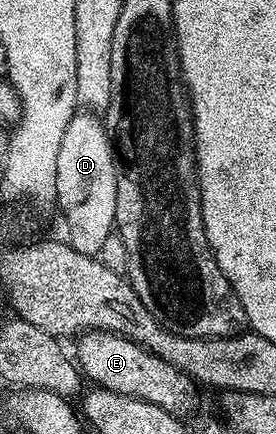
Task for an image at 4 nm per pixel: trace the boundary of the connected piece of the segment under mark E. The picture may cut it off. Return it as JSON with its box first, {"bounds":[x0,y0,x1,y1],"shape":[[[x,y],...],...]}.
{"bounds":[76,331,199,416],"shape":[[[87,331],[77,343],[76,362],[83,376],[89,382],[91,379],[91,384],[133,399],[143,399],[152,405],[160,405],[160,409],[171,415],[181,416],[182,411],[193,409],[194,398],[199,390],[195,381],[140,344],[133,343],[122,335],[114,335],[111,331]]]}

